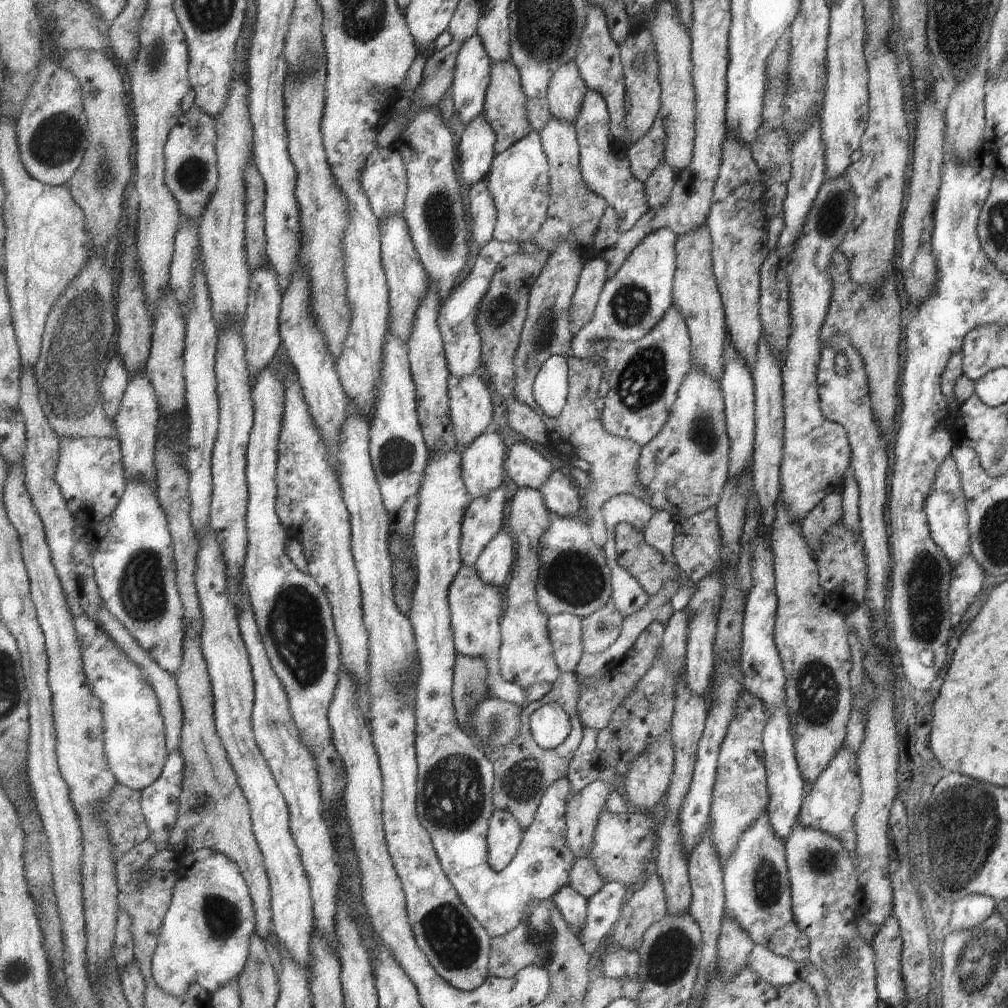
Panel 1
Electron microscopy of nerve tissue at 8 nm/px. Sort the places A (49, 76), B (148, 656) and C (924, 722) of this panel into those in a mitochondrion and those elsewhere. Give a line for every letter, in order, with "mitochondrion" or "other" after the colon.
A: other
B: other
C: other

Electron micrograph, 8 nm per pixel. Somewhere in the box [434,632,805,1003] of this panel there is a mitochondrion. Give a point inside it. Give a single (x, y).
(670, 955)

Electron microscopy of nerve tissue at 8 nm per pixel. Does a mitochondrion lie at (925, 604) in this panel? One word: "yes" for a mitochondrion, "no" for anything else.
yes

